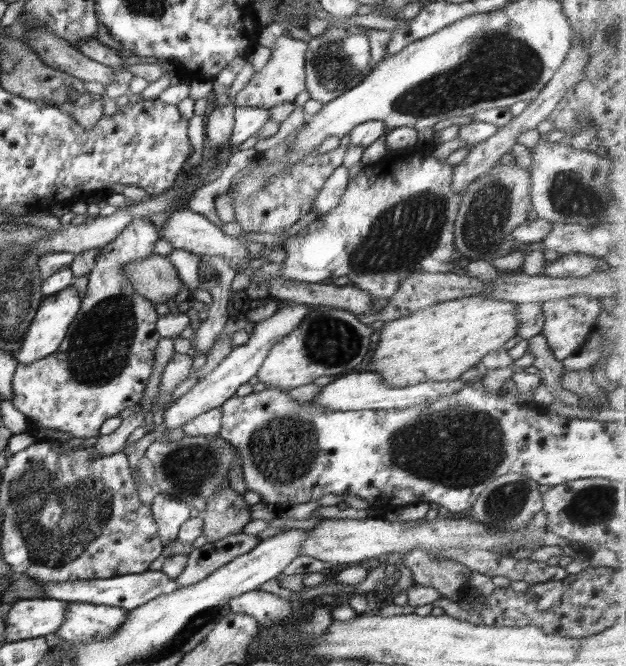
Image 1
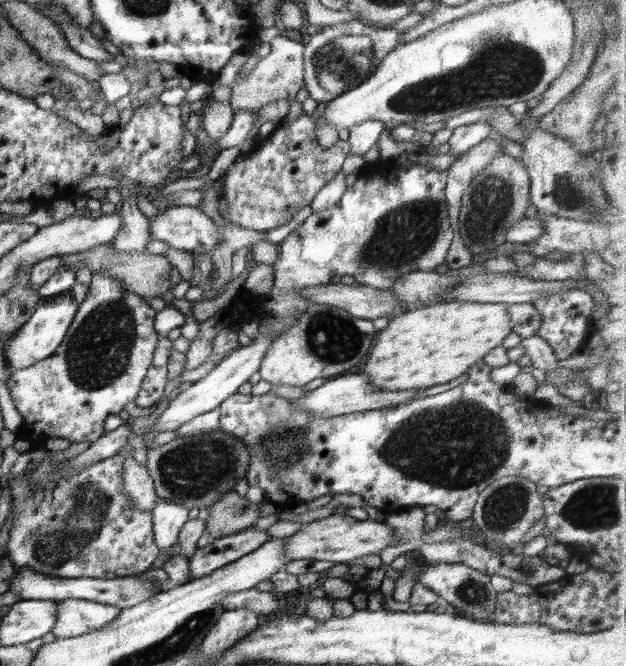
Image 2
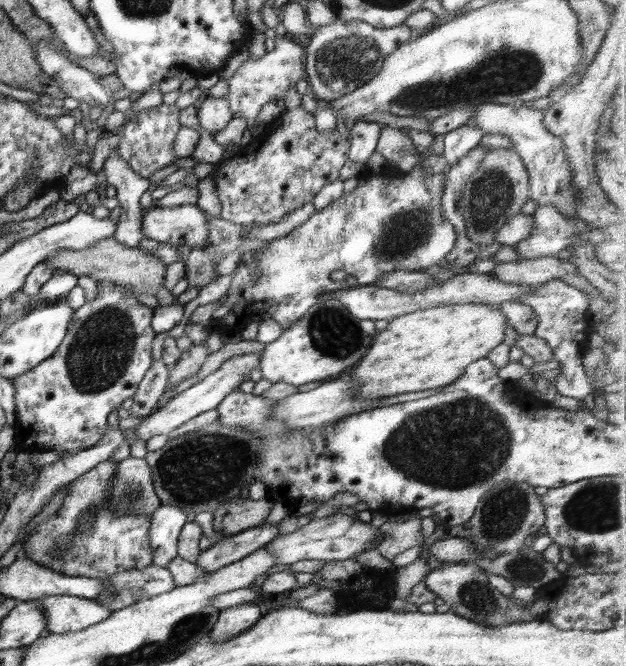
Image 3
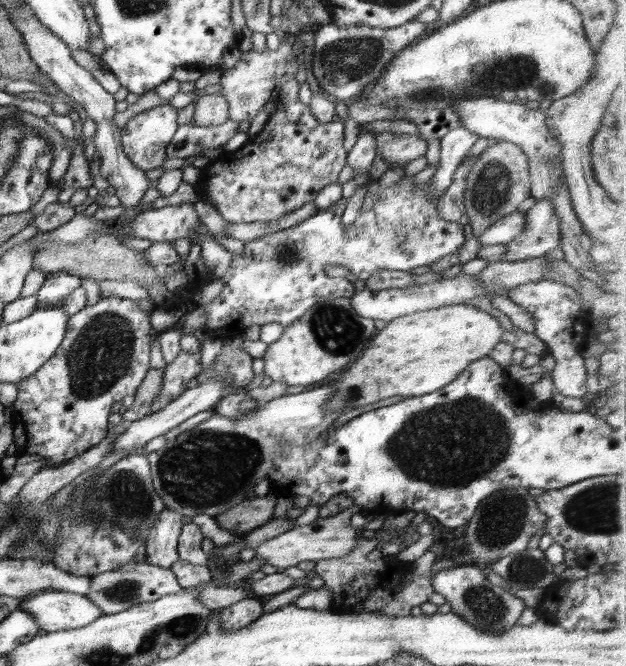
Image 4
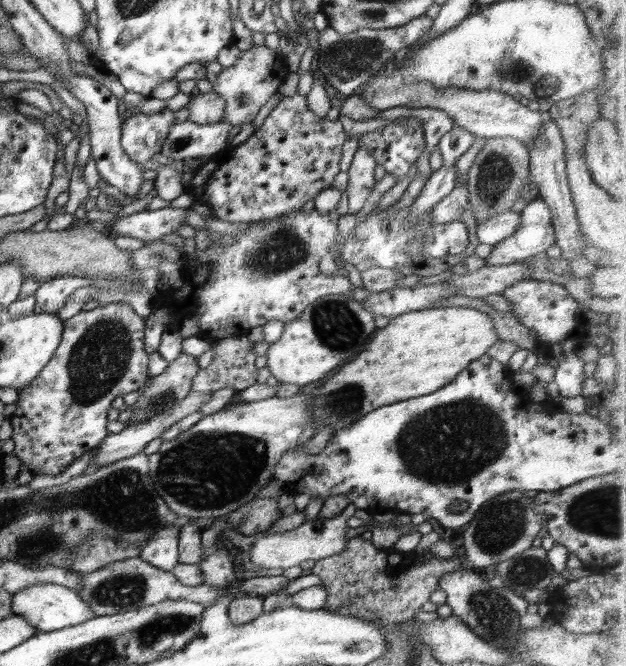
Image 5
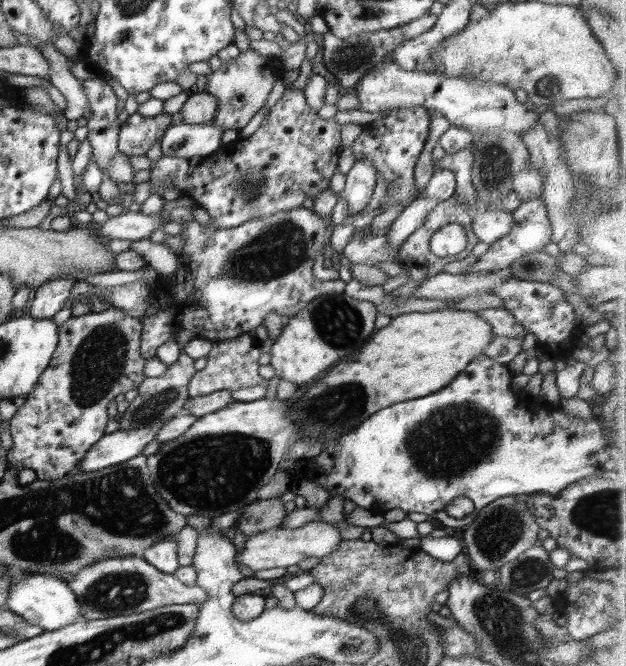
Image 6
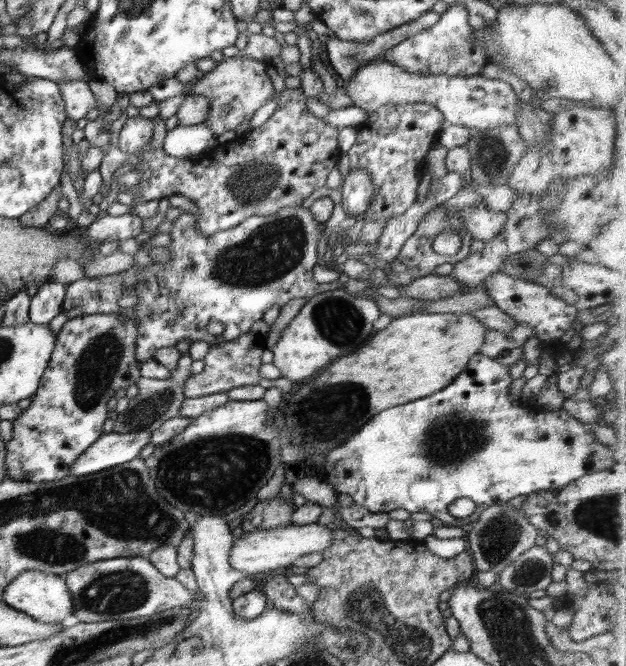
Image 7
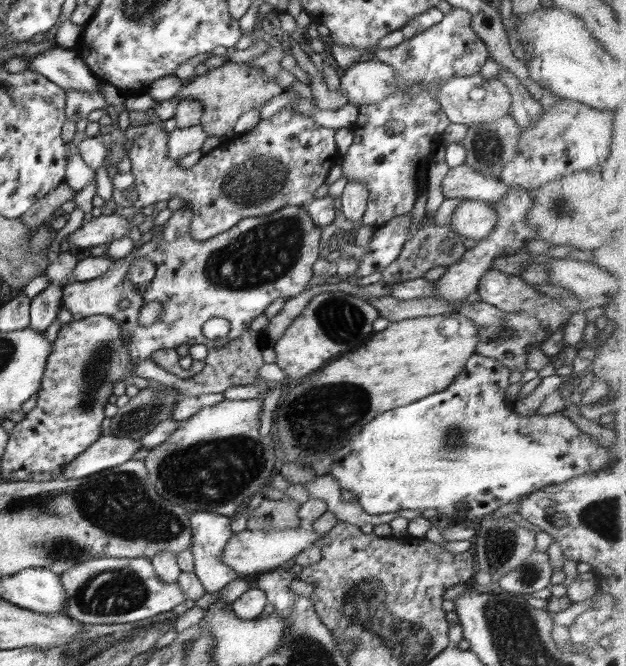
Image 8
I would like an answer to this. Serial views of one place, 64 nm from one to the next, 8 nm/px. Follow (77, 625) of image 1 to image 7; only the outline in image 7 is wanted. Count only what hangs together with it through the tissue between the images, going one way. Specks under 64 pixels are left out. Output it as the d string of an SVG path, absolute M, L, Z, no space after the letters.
M32 570L22 572L4 588L2 600L7 606L12 606L12 609L45 624L61 624L61 621L73 614L72 596L65 584L64 575L54 573Z

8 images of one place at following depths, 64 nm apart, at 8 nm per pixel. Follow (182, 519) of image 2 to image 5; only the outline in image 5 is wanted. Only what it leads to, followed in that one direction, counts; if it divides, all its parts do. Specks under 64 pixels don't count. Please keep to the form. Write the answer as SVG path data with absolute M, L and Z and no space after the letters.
M178 524L162 526L140 549L138 557L161 570L175 570L179 564L179 532Z

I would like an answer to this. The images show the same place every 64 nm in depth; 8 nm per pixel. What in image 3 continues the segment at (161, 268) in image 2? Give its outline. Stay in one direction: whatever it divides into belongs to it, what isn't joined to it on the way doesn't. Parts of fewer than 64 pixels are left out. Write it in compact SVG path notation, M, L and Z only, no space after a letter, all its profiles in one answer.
M113 236L98 240L92 246L84 247L80 250L57 250L46 257L44 262L50 264L54 271L70 272L70 274L74 274L77 277L90 276L95 281L108 281L115 283L122 289L131 288L141 293L153 295L160 290L162 284L164 285L164 274L167 266L153 254L146 254L139 247L126 247L126 245L116 241Z

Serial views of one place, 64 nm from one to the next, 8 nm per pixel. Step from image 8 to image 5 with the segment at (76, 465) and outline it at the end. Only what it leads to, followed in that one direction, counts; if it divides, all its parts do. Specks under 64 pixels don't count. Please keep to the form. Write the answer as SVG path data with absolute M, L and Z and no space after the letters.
M191 390L190 394L184 397L182 402L178 402L176 406L170 406L170 410L164 410L162 414L156 414L150 420L144 420L138 422L138 424L130 424L124 427L121 432L109 432L108 436L102 439L102 442L93 449L94 457L90 461L90 466L104 466L104 464L112 464L112 462L118 462L118 460L124 460L124 458L130 458L132 455L142 453L148 442L152 442L154 438L162 436L162 433L170 428L170 426L200 409L206 401L210 400L210 395L212 395L212 392L196 392L196 390Z

